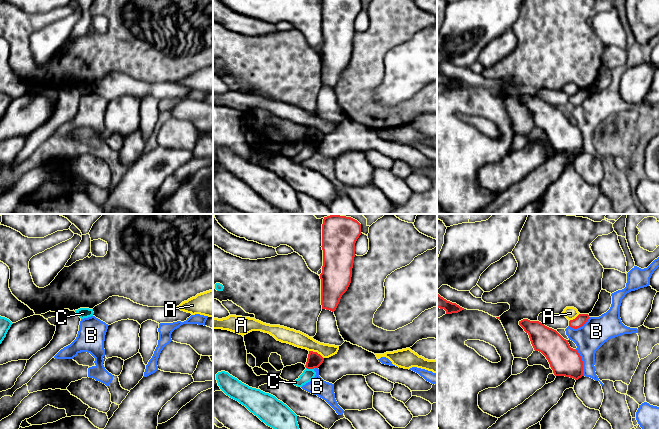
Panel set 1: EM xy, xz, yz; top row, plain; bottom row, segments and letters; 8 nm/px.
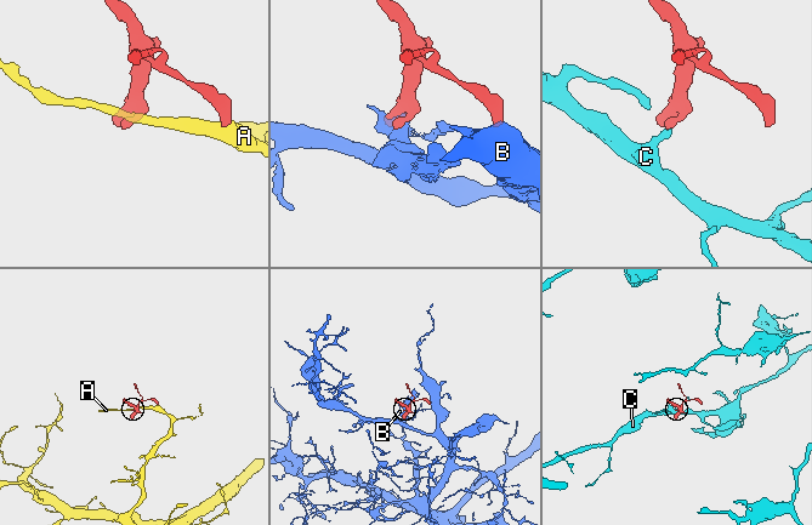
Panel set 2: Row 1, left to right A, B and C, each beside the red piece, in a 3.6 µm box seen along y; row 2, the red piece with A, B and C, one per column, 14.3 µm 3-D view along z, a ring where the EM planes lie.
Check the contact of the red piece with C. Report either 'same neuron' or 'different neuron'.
different neuron

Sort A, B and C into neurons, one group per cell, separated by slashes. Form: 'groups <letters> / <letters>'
groups A / B / C

